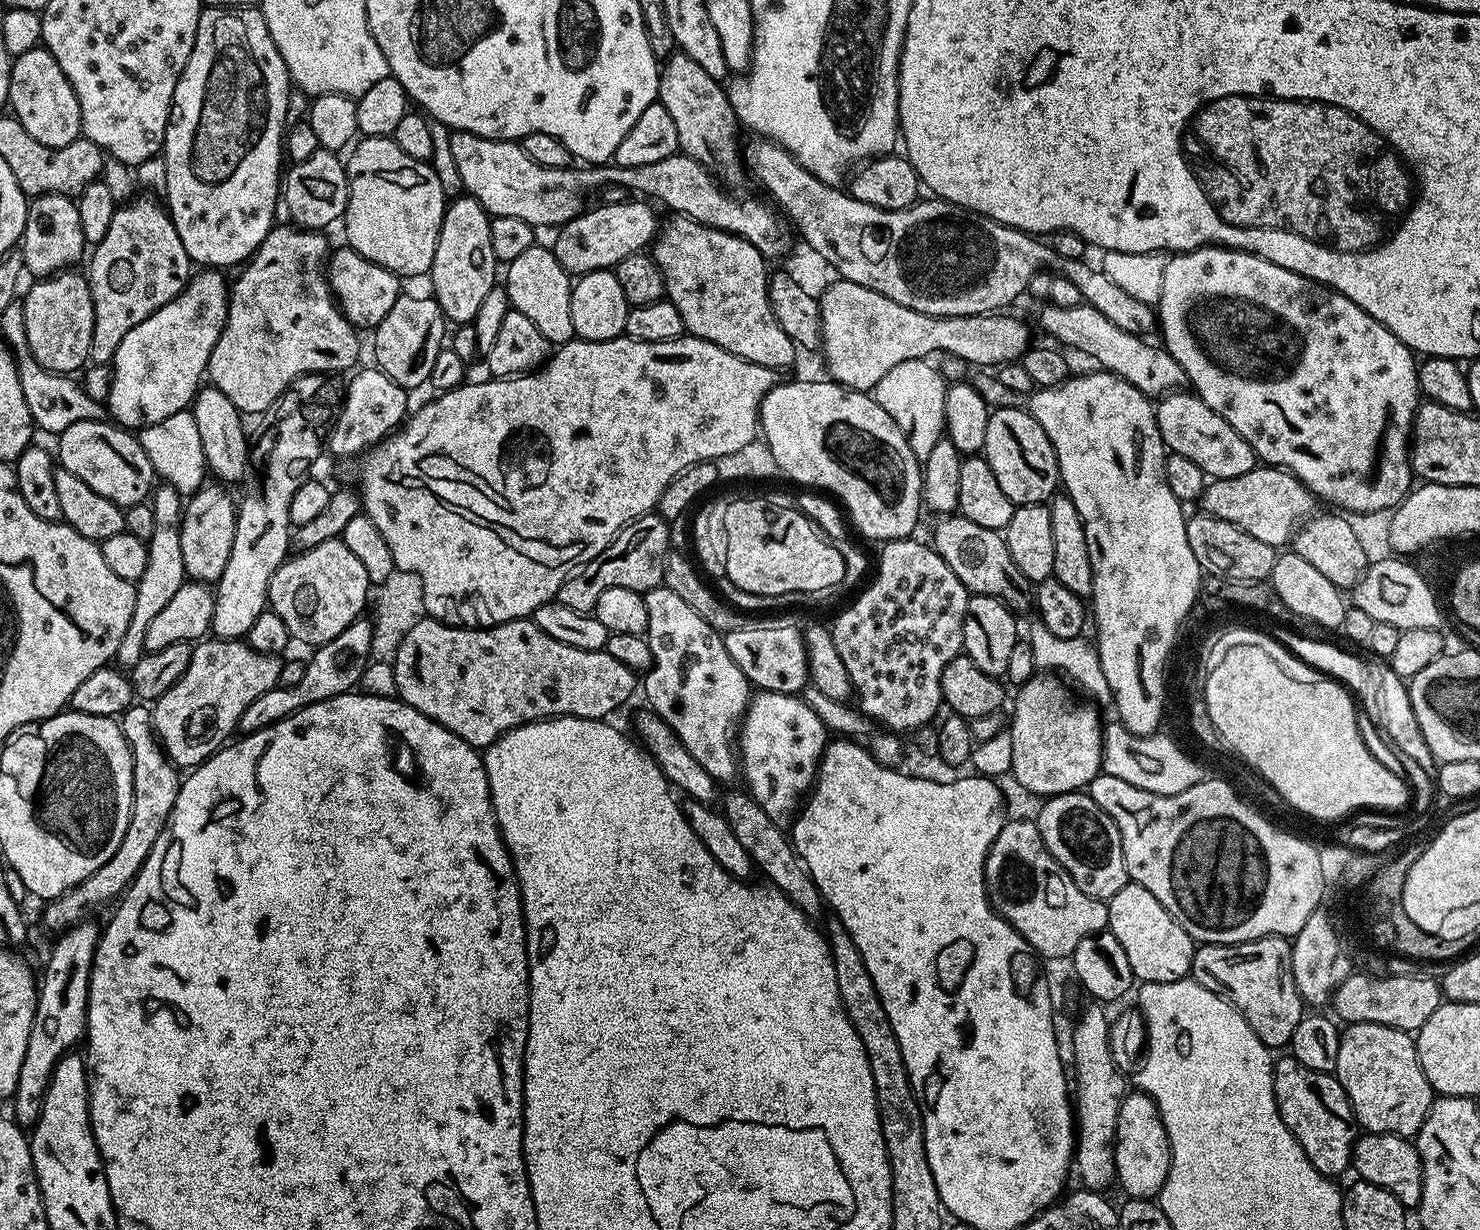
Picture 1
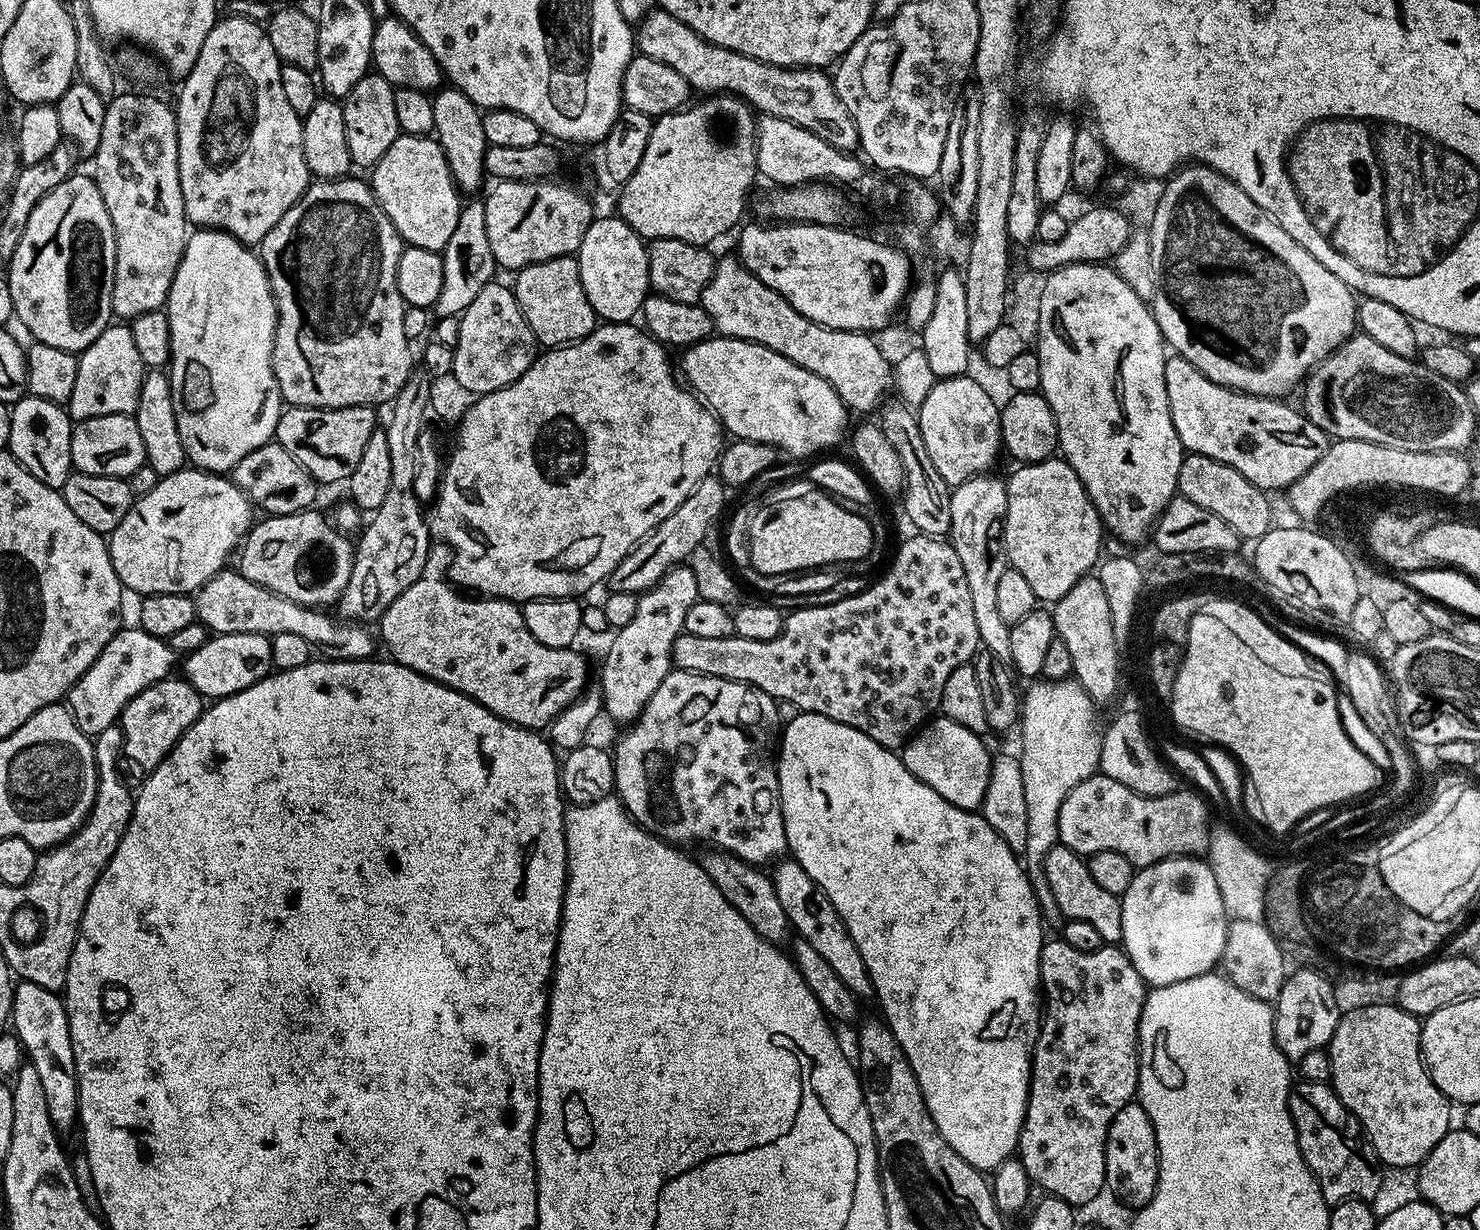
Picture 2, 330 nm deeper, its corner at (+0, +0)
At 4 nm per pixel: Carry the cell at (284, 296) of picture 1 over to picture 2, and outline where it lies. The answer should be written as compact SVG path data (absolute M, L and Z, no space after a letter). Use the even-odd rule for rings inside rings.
M341 178L339 180L317 179L309 183L308 189L300 197L299 202L290 206L286 214L266 234L266 238L258 245L258 255L264 264L268 275L268 281L272 292L276 295L276 337L274 338L274 350L272 351L272 365L274 374L278 378L280 398L285 405L298 408L349 408L355 404L369 406L387 405L396 399L398 390L406 382L406 378L414 370L412 364L412 352L410 341L406 338L404 329L404 309L406 307L402 294L398 290L398 258L406 247L400 239L398 230L394 230L394 222L382 210L382 206L376 200L375 194L367 183L353 178Z

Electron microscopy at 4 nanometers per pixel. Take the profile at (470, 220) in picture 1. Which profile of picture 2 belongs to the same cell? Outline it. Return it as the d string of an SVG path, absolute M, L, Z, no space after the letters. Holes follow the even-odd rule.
M444 86L432 96L434 106L434 138L446 154L452 179L464 194L476 194L480 183L486 180L484 159L489 150L489 142L482 130L482 112L462 90ZM472 192L472 193L468 193Z

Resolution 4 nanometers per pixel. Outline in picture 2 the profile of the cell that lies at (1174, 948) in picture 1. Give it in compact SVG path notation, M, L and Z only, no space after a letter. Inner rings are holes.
M1165 856L1158 862L1139 869L1124 892L1120 909L1122 947L1145 985L1161 988L1167 984L1182 982L1186 978L1204 976L1221 963L1230 919L1223 908L1222 894L1219 893L1207 859L1194 856Z

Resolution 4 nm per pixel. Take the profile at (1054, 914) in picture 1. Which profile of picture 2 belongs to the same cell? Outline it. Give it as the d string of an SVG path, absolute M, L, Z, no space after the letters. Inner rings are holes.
M1062 843L1056 844L1044 859L1046 879L1050 882L1050 891L1054 893L1054 902L1058 902L1058 910L1068 920L1090 922L1098 934L1102 934L1105 945L1116 946L1122 941L1121 897L1110 894L1110 890L1102 890L1098 882L1090 874L1085 857L1079 856Z

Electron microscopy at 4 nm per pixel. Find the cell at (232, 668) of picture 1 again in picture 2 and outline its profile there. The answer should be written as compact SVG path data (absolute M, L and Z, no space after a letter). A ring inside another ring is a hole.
M183 678L160 680L154 686L142 690L142 694L138 694L124 707L124 713L118 721L124 735L123 759L127 763L129 760L141 774L154 771L168 757L170 749L180 741L182 733L199 718L205 707L205 697Z

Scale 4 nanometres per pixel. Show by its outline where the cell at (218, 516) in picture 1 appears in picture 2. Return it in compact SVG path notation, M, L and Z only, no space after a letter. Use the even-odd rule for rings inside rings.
M202 228L193 231L184 244L182 262L178 262L178 270L174 274L174 282L170 286L166 311L170 322L170 346L172 347L170 375L172 377L174 414L178 418L178 434L182 438L187 463L191 467L201 468L204 472L231 473L232 468L238 466L238 462L242 462L242 458L246 458L246 454L250 454L250 450L258 450L258 446L269 443L275 437L282 411L280 387L272 365L272 351L276 337L276 295L272 292L264 264L249 245L243 244L241 240L236 240L229 232L222 232L219 228Z

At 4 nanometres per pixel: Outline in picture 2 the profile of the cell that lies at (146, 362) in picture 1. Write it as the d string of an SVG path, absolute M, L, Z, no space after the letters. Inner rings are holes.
M124 322L108 325L98 338L78 356L78 379L74 381L74 394L66 405L73 421L94 418L102 414L132 414L138 406L142 378L146 369L134 346L134 334Z

